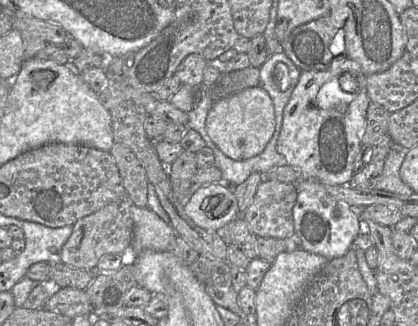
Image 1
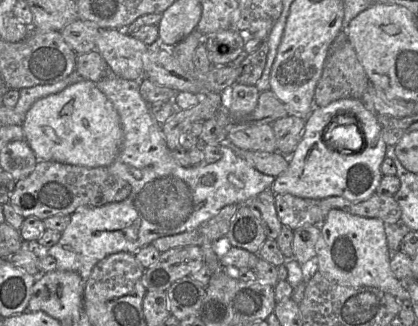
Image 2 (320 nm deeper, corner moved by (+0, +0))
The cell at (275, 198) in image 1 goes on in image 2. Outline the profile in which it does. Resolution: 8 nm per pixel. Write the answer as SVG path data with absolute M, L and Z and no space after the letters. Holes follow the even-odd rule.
M289 193L275 195L277 215L283 224L292 230L305 225L321 225L320 202L322 199L303 198Z

